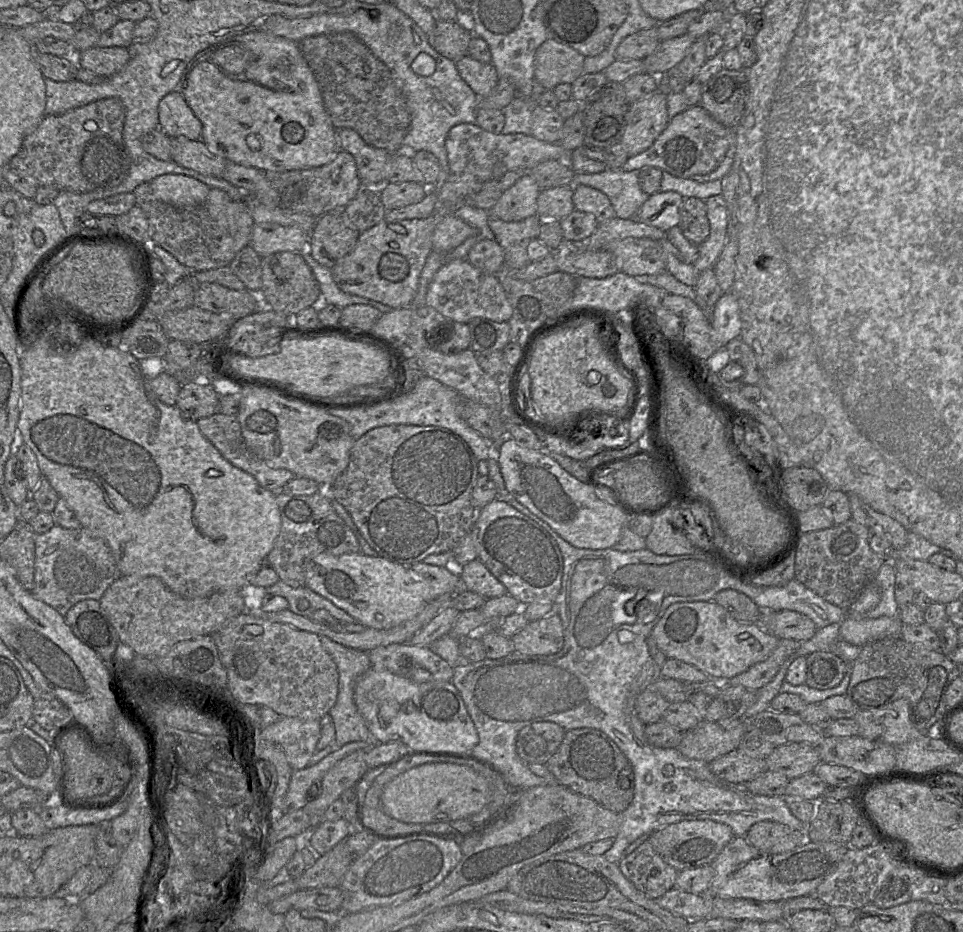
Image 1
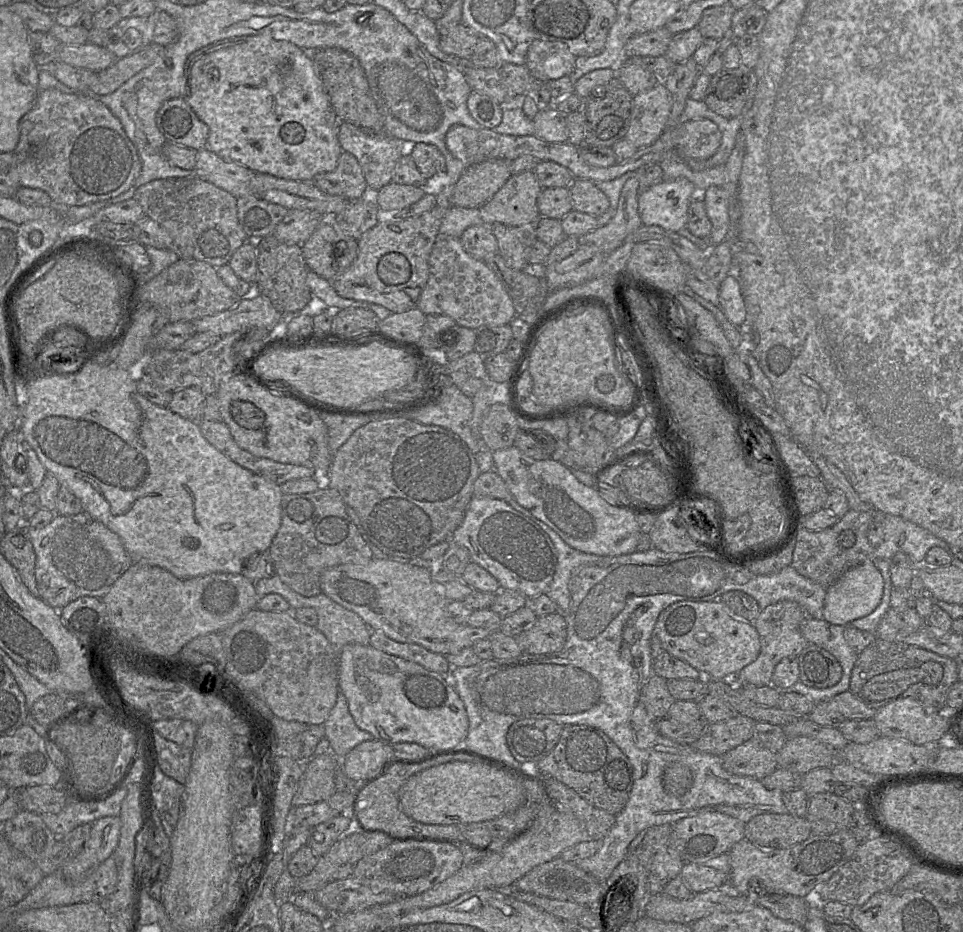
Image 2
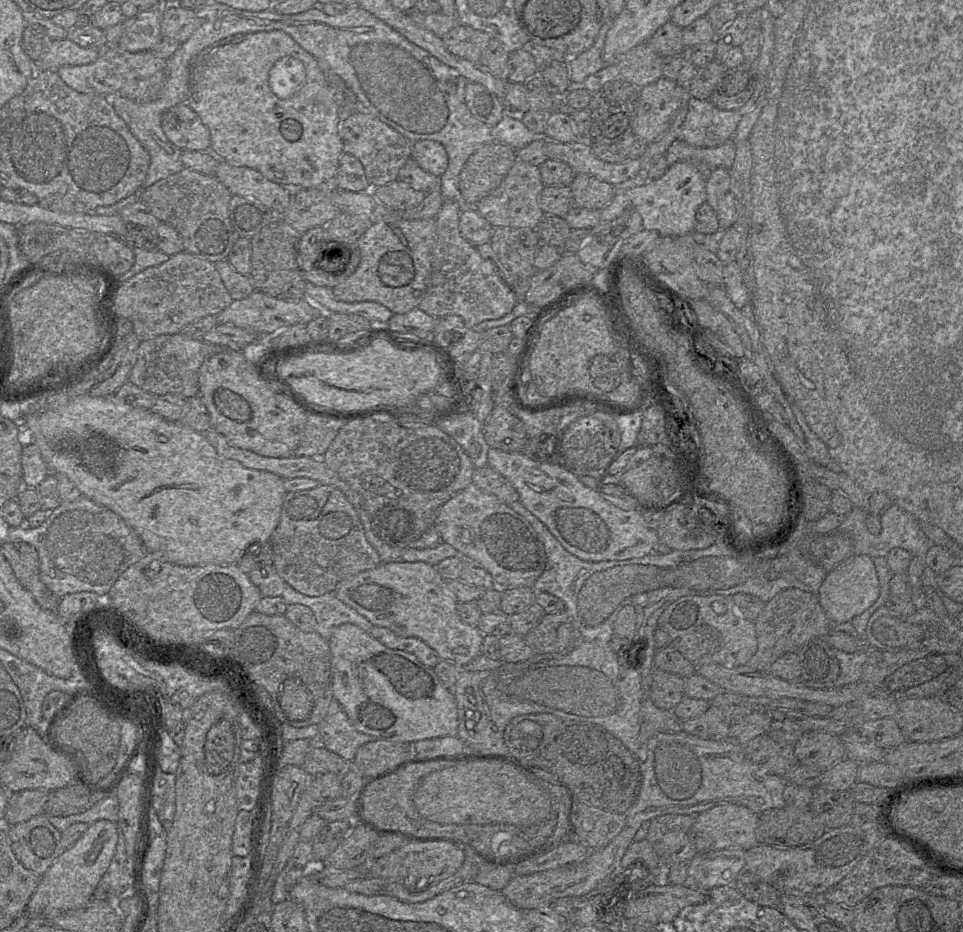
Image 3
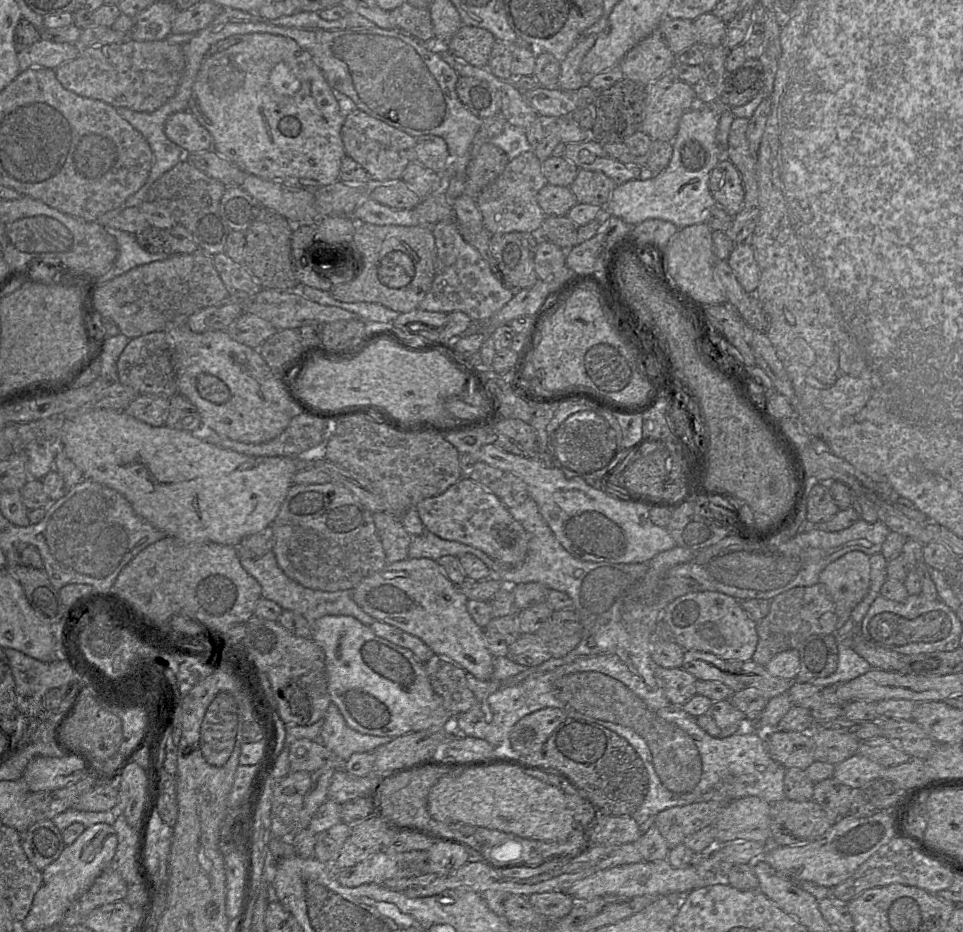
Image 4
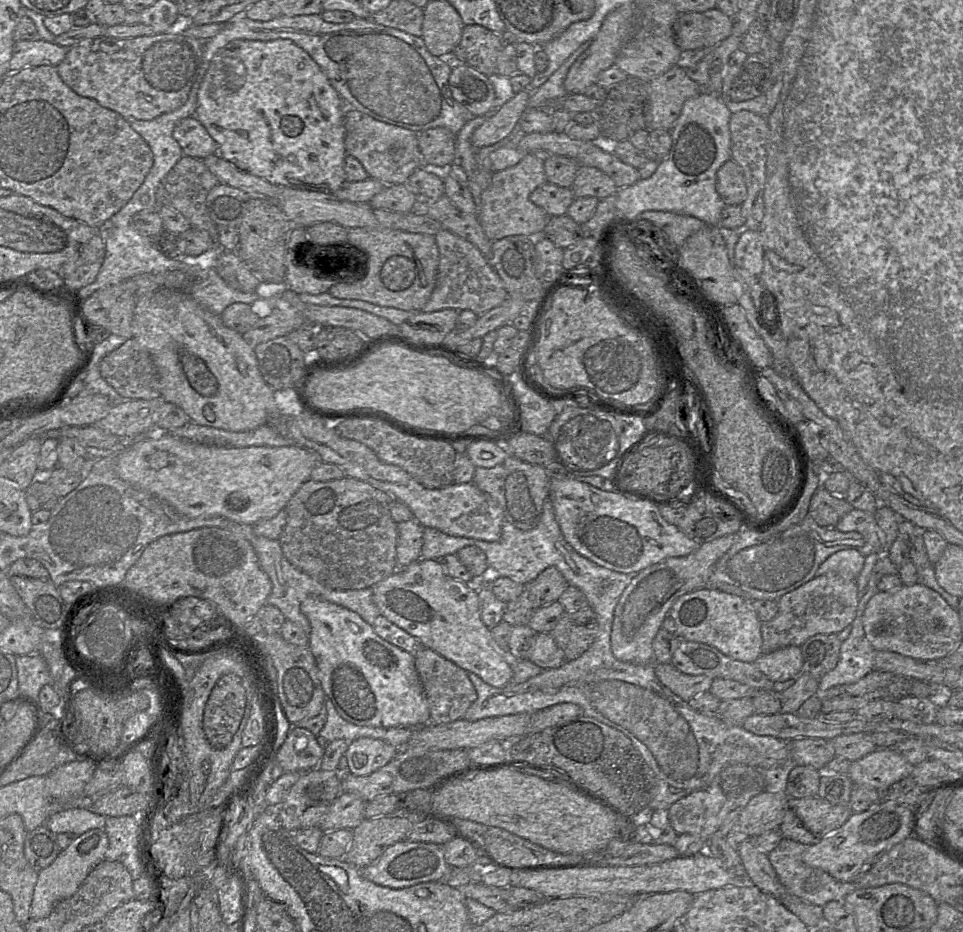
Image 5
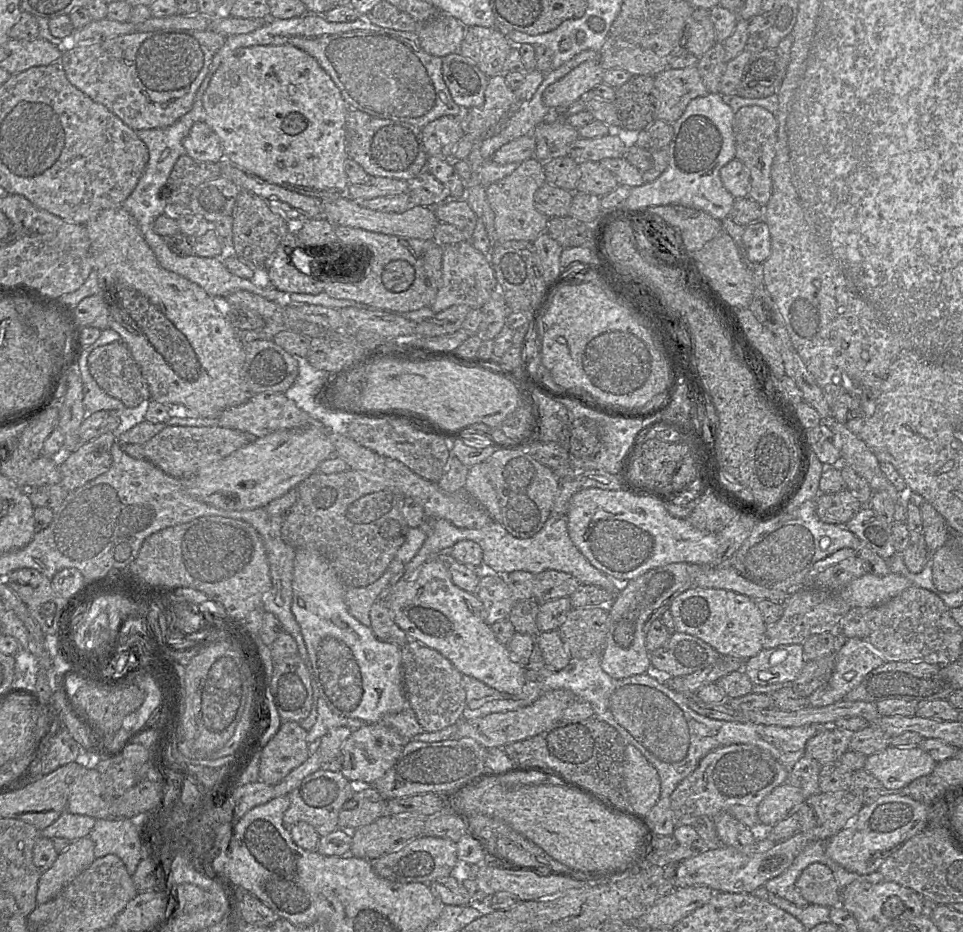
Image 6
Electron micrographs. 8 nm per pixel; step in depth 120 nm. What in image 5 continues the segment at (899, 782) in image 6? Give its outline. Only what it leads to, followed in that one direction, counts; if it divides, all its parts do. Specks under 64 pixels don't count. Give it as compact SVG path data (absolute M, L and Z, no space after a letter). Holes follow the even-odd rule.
M877 748L851 761L848 776L854 784L868 785L885 791L895 782L911 776L914 765L891 748Z

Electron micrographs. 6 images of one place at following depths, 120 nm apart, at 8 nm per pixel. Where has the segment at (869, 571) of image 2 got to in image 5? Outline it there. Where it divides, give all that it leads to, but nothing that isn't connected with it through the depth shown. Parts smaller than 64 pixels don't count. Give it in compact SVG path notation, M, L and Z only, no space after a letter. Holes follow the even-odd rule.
M855 549L840 550L830 555L818 568L817 576L833 572L846 580L856 581L865 557Z

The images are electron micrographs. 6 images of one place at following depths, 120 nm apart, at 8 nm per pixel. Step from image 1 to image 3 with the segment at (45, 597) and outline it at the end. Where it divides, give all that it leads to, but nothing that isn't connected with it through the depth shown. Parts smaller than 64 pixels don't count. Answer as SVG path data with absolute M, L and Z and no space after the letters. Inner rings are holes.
M84 496L69 503L61 503L37 528L29 528L25 523L18 527L2 527L2 533L3 542L23 541L37 549L40 561L40 580L60 598L77 592L106 595L118 577L148 553L140 537L121 517Z

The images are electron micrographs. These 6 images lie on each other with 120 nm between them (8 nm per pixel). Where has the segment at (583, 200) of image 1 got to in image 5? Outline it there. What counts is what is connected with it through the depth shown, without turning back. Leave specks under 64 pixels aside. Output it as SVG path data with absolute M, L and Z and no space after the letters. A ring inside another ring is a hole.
M585 165L579 166L571 189L576 198L595 197L599 200L615 195L618 191L614 181L606 173Z

